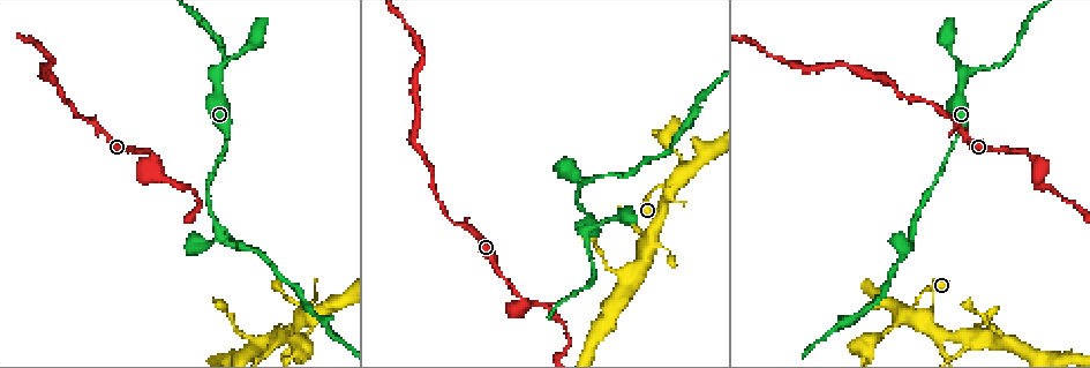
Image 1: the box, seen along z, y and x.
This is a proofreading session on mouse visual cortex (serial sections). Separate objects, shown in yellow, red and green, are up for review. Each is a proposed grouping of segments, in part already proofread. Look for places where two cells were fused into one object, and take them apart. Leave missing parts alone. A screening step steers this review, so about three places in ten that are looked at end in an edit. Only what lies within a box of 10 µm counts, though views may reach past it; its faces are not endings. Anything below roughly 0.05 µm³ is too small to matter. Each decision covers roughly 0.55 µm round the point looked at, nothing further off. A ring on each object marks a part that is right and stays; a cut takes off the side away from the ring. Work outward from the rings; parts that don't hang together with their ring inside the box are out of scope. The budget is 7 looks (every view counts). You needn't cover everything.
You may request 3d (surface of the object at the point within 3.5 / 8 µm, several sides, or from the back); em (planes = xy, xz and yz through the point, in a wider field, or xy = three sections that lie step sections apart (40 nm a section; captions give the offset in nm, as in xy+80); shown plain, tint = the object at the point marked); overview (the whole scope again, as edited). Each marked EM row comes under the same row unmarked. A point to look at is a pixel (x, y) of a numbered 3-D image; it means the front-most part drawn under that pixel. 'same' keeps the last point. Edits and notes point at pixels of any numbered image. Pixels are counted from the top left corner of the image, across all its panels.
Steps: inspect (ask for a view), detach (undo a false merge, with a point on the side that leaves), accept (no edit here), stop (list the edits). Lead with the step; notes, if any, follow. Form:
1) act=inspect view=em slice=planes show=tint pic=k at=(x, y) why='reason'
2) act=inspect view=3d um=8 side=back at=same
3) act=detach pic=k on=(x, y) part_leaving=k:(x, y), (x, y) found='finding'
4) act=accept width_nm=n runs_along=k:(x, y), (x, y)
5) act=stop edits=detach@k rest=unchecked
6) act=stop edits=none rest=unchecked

act=inspect view=em slice=xy step=1 show=tint pic=1 at=(523, 300) why='narrows sharply'

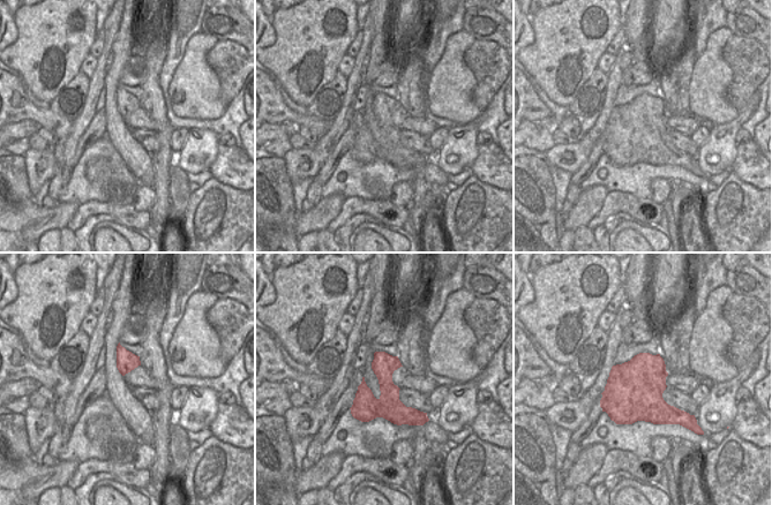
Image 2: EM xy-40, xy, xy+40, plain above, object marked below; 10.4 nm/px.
act=inspect view=3d um=3.5 side=back at=same

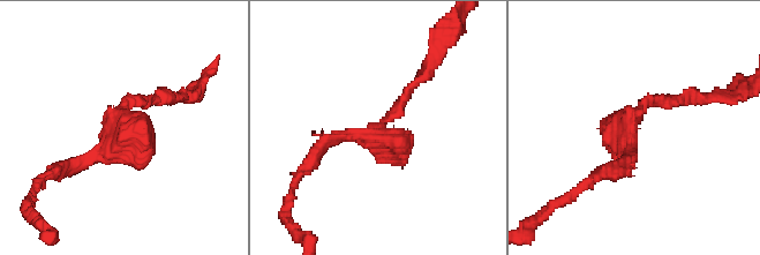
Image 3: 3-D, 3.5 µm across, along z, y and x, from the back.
act=accept runs_along=3:(165, 95), (73, 165) found='all the same cell'

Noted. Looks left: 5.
act=inspect view=3d um=8 side=back pic=1 at=(225, 233) why='a fork'

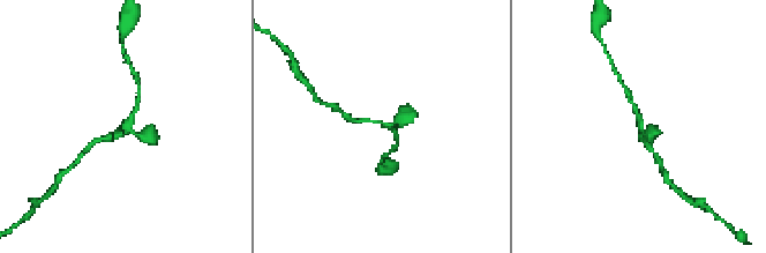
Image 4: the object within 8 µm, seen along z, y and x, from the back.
act=inspect view=3d um=3.5 at=same why='zoom in'

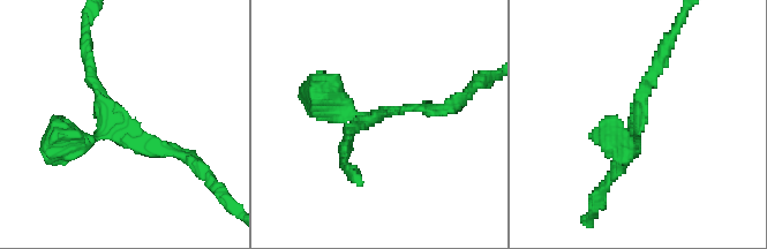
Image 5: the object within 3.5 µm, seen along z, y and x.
act=inspect view=em slice=xy step=3 show=tint pic=5 at=(373, 121)

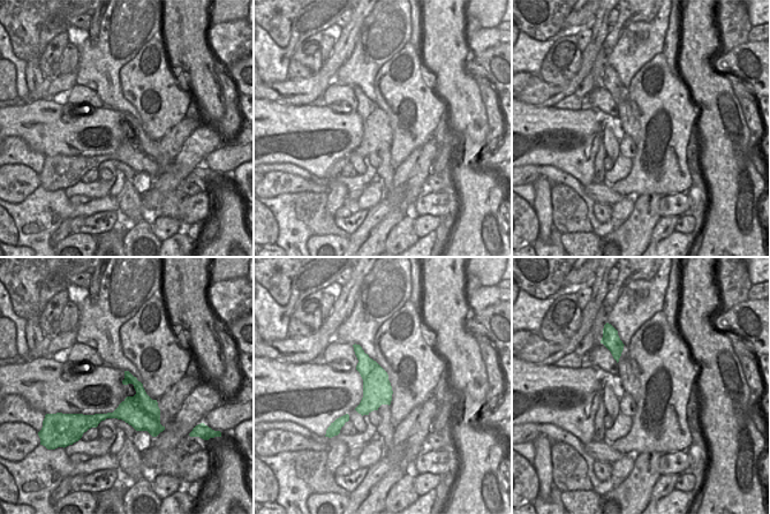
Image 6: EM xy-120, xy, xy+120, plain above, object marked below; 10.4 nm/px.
act=accept arms=3 arm_widths_nm=150,200,350 runs_along=5:(88, 59), (123, 134), (180, 155) found='continuous, no second cell'

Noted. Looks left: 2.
act=inspect view=3d um=3.5 pic=1 at=(653, 236)

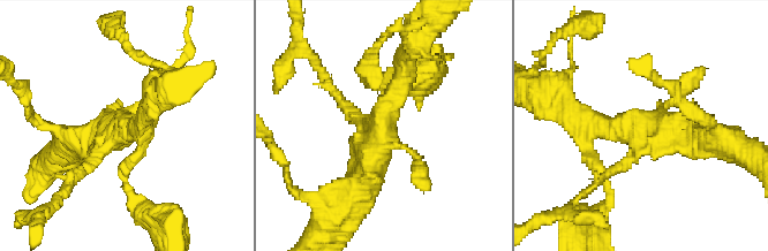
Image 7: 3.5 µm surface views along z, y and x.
act=inspect view=em slice=planes show=tint pic=7 at=(639, 128) why='need the tissue'

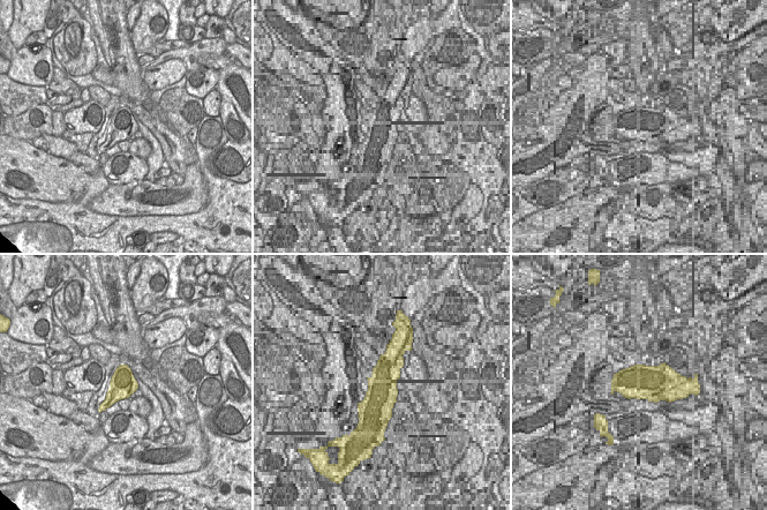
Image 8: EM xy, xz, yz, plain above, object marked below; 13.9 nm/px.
act=detach pic=7 on=(329, 82) found='two cells meet here'

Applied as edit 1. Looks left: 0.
act=stop edits=detach@7 rest=unchecked

